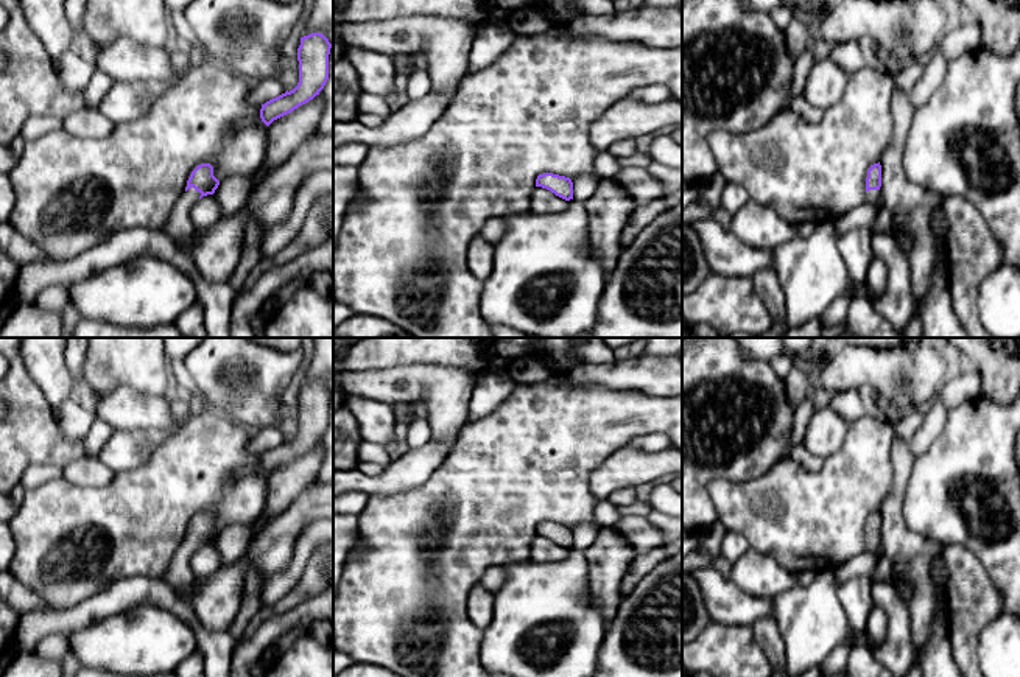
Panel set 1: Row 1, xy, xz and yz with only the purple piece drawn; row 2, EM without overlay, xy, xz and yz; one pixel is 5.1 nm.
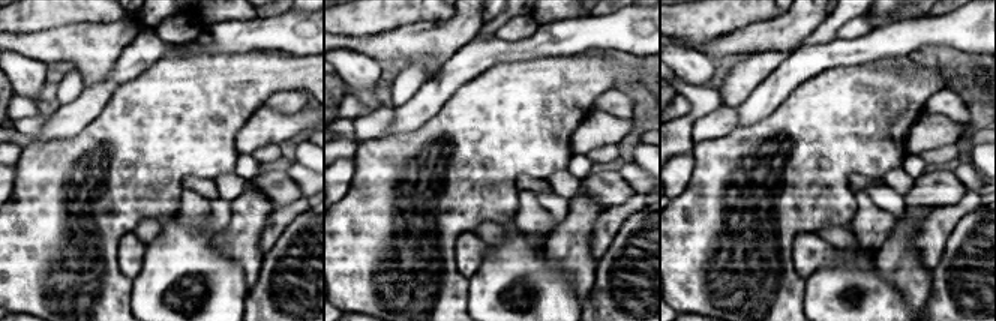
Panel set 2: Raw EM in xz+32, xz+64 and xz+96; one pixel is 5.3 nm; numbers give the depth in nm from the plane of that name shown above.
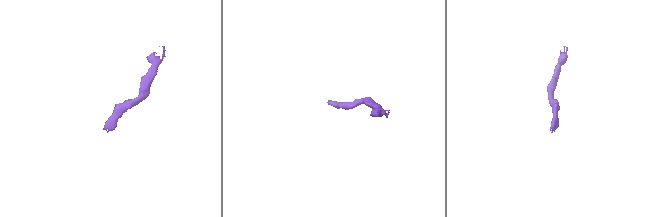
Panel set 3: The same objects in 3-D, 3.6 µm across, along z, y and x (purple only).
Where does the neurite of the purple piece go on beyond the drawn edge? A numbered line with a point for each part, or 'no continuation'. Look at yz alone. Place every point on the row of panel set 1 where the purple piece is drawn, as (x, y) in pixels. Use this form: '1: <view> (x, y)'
1: yz (883, 220)

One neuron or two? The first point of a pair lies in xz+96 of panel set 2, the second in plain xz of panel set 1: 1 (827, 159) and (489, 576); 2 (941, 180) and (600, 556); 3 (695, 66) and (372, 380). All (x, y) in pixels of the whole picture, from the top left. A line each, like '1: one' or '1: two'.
1: two
2: two
3: two

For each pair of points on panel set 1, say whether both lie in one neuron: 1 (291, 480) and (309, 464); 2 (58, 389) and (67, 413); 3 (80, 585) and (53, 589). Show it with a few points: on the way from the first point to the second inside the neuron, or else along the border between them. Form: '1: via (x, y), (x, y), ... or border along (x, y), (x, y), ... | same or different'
1: via (296, 475), (304, 469) | same
2: border along (69, 397), (55, 411) | different
3: via (73, 585), (59, 585) | same

